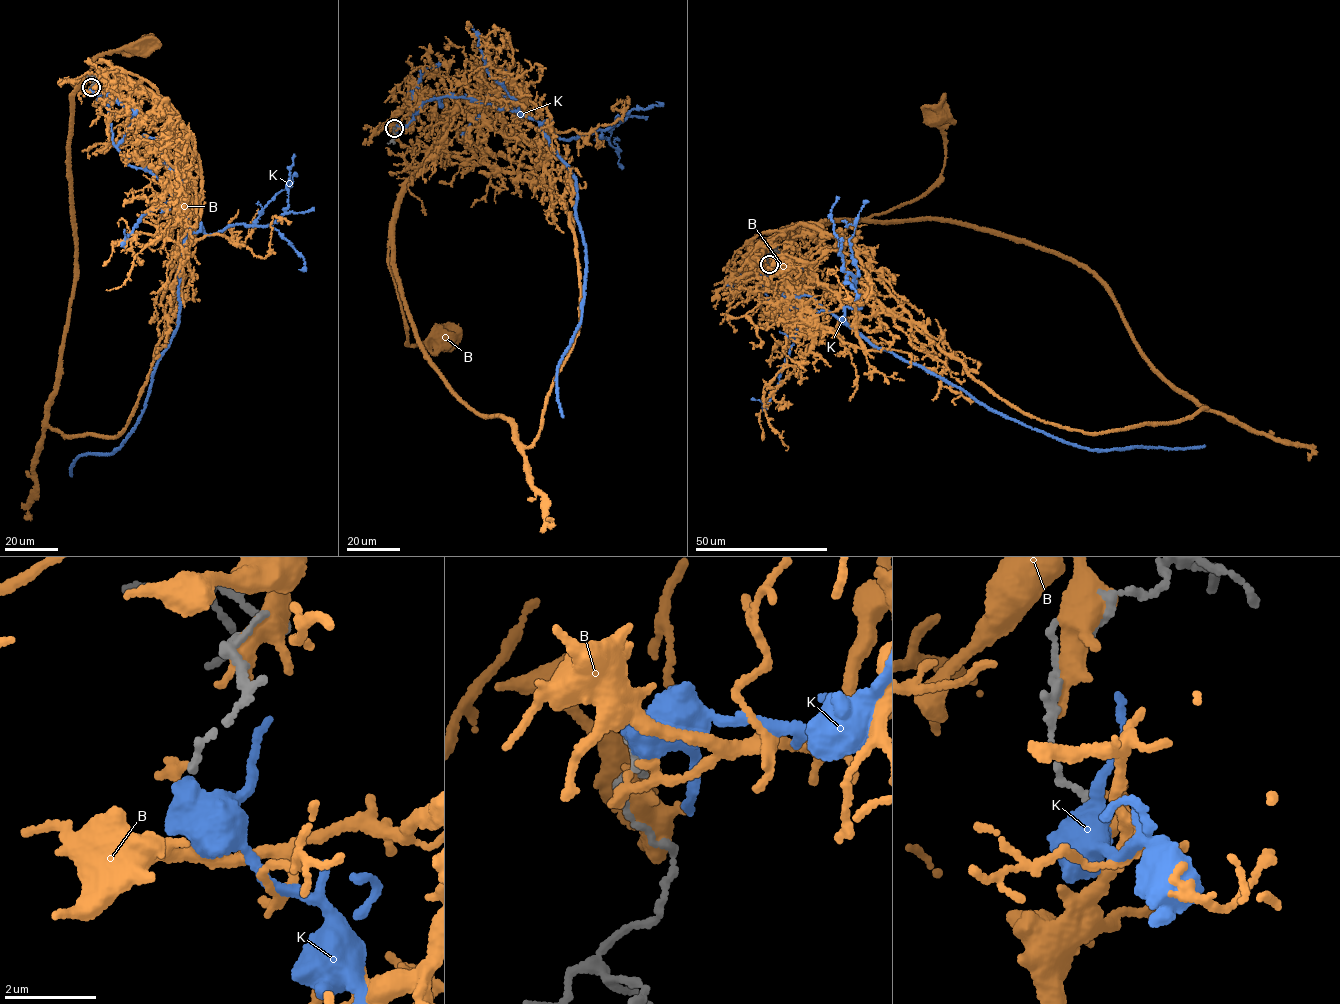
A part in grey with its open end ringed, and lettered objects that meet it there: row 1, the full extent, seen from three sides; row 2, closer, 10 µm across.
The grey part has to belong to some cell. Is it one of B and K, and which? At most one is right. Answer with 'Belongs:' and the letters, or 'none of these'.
Belongs: none of these

